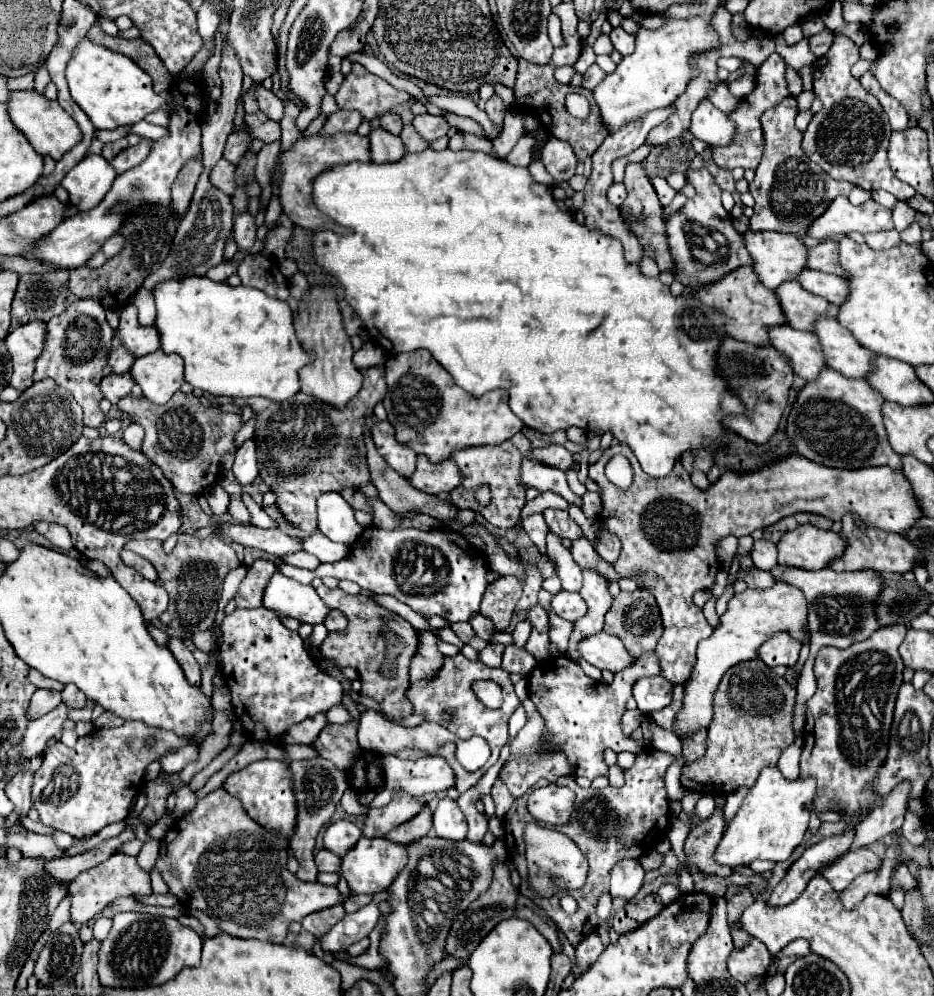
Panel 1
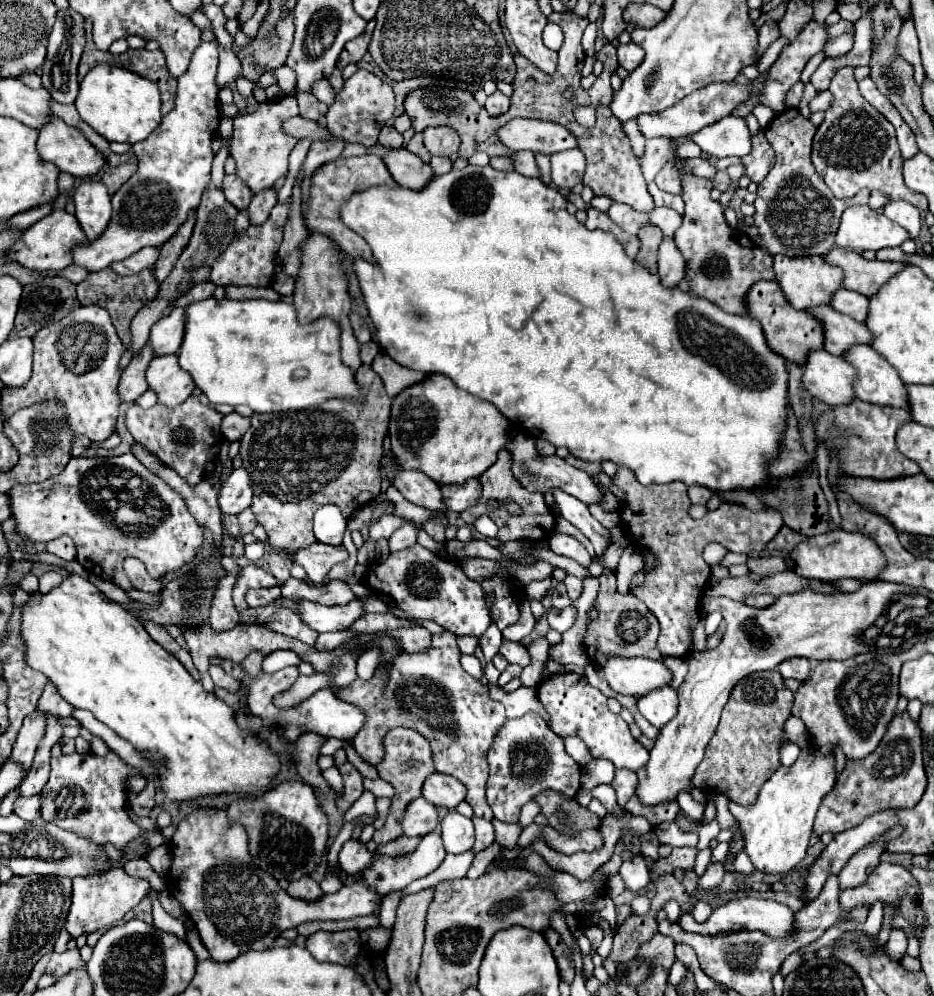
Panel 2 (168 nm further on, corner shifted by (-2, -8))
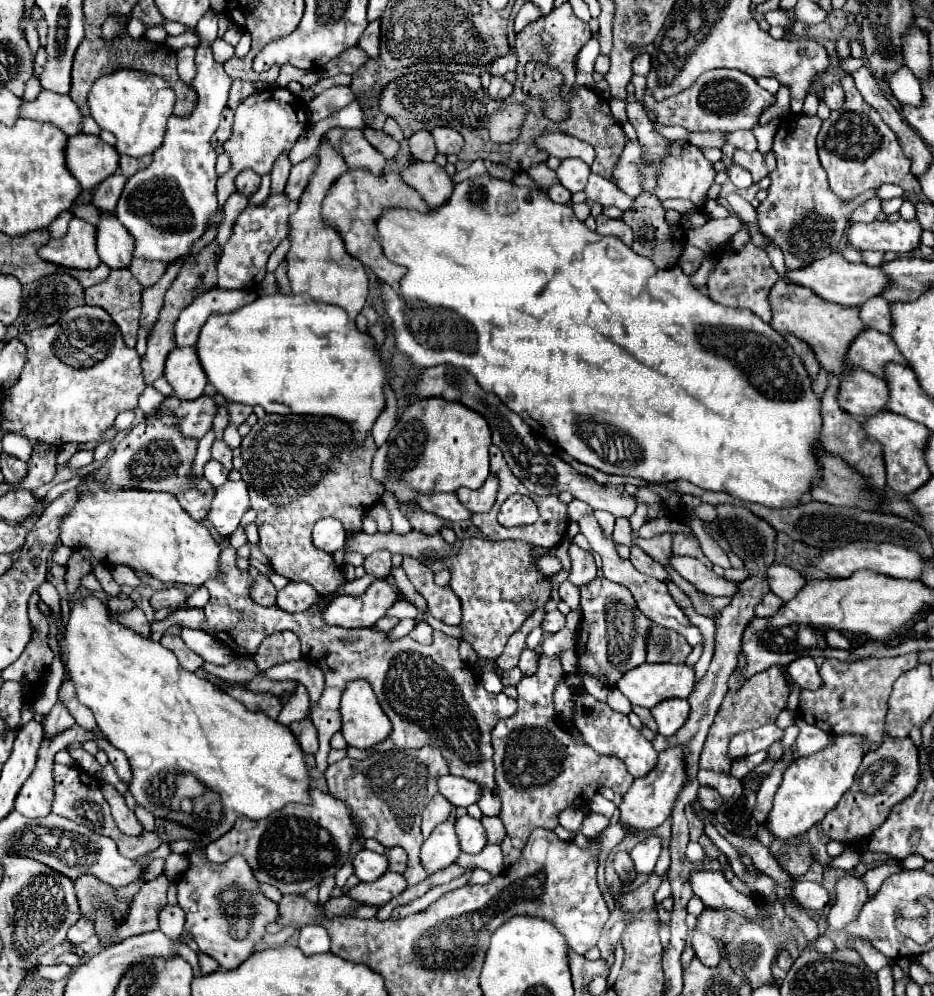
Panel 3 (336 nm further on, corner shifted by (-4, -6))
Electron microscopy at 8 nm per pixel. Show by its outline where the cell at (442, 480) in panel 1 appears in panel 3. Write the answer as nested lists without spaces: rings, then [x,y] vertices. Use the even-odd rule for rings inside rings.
[[[489,475],[487,481],[483,483],[483,487],[479,487],[477,491],[471,491],[471,489],[461,487],[457,491],[457,497],[459,497],[459,501],[471,513],[489,513],[489,509],[495,503],[495,497],[497,497],[497,477]]]

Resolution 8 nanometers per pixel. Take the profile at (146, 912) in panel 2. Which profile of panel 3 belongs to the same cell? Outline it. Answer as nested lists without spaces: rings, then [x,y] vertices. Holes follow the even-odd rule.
[[[165,875],[145,883],[133,897],[131,911],[125,923],[117,929],[117,937],[127,939],[131,935],[141,935],[159,929],[159,911],[167,905],[167,887],[169,879]]]

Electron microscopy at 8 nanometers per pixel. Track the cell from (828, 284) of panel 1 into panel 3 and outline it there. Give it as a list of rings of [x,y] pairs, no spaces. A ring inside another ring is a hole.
[[[873,297],[861,309],[861,321],[869,329],[877,329],[881,333],[891,333],[893,327],[893,317],[891,317],[891,303],[885,301],[883,297]]]

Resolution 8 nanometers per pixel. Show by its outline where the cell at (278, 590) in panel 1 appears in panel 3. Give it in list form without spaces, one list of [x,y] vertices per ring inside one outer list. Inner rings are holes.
[[[375,579],[359,597],[339,595],[323,611],[329,625],[341,627],[373,627],[387,609],[397,601],[397,589],[385,579]]]

